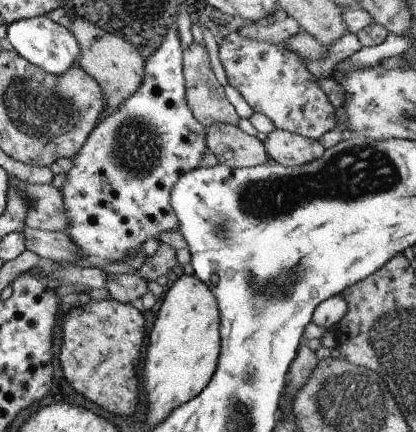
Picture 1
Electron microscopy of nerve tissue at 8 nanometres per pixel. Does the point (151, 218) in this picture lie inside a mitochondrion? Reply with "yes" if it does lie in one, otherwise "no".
no

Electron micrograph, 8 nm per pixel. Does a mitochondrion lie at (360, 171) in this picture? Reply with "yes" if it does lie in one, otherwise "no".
yes

